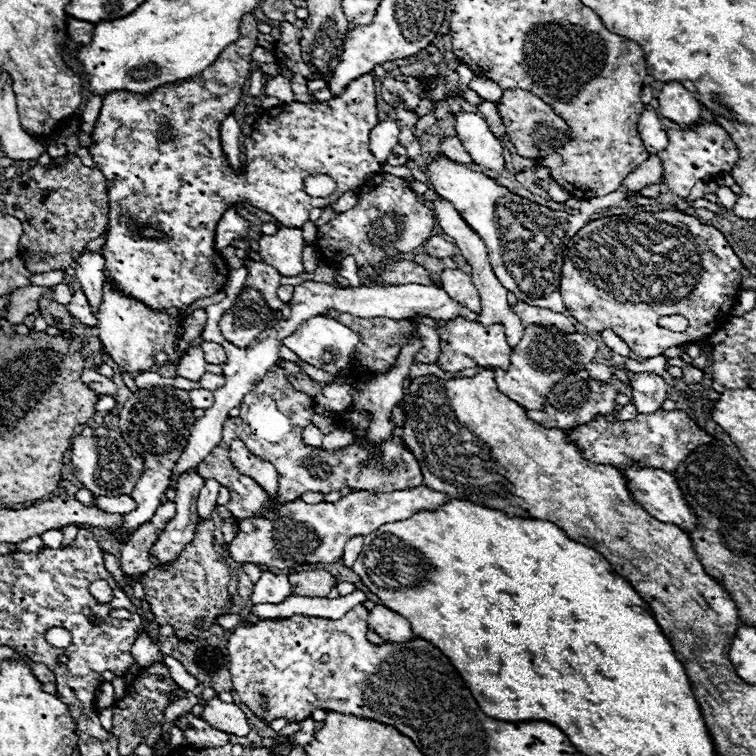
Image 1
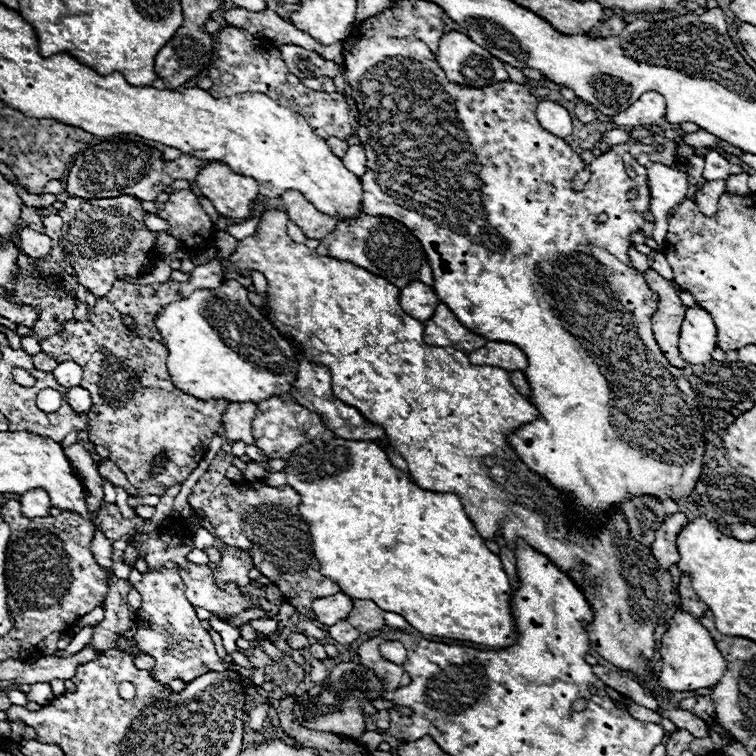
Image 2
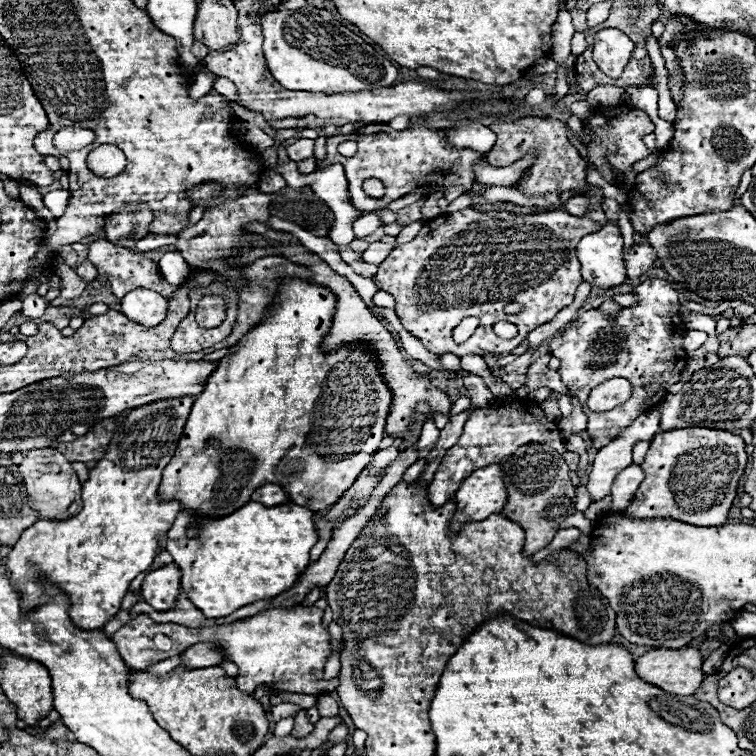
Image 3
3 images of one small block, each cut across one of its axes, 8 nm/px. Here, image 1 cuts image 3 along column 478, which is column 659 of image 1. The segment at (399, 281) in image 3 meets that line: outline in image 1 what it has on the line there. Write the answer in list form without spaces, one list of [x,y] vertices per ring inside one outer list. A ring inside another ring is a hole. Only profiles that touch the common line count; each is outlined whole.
[[[672,210],[618,214],[592,220],[572,236],[566,246],[560,292],[570,316],[588,330],[600,334],[610,328],[632,348],[634,354],[652,358],[660,356],[670,346],[698,342],[724,326],[738,294],[742,292],[742,272],[744,264],[734,254],[724,234],[690,214]],[[670,314],[686,316],[690,320],[690,334],[668,334],[666,330],[658,330],[658,318]]]

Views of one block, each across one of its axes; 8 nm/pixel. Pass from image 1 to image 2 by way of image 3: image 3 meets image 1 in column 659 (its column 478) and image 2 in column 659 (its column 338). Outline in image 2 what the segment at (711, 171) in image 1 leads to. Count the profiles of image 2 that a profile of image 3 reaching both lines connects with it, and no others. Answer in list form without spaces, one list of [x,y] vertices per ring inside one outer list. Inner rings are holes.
[[[386,12],[384,16],[378,16],[372,20],[372,24],[360,24],[354,28],[352,36],[344,40],[344,64],[346,64],[346,82],[354,88],[352,98],[358,106],[358,138],[362,148],[366,150],[366,172],[360,176],[362,182],[362,206],[368,214],[380,214],[380,216],[392,216],[394,220],[402,222],[412,234],[420,240],[430,268],[434,272],[434,292],[436,296],[456,312],[456,318],[472,332],[484,336],[486,340],[500,340],[508,344],[516,344],[526,356],[528,356],[528,368],[524,374],[528,376],[532,384],[532,402],[536,408],[540,408],[542,418],[526,424],[508,437],[510,446],[518,452],[518,456],[534,470],[540,472],[540,476],[548,476],[550,484],[556,484],[560,492],[568,494],[574,502],[576,510],[586,510],[586,514],[604,516],[608,510],[608,504],[622,504],[628,496],[656,496],[658,500],[680,500],[688,498],[692,494],[692,488],[702,472],[702,456],[704,456],[704,422],[698,412],[694,390],[690,388],[688,380],[674,368],[658,348],[658,342],[654,340],[652,332],[652,314],[656,310],[656,298],[654,292],[648,288],[644,274],[640,274],[636,268],[630,266],[628,260],[628,248],[632,246],[630,234],[640,230],[644,224],[644,212],[650,210],[650,186],[646,178],[646,166],[640,166],[638,162],[632,162],[632,166],[626,170],[624,166],[624,154],[630,154],[632,158],[646,152],[650,154],[652,162],[664,164],[674,168],[678,164],[678,144],[666,136],[654,134],[646,128],[632,130],[632,138],[654,138],[652,144],[616,144],[606,154],[592,160],[592,164],[582,162],[582,158],[558,136],[544,130],[540,122],[536,120],[536,106],[538,98],[534,98],[522,84],[516,84],[510,80],[494,84],[492,88],[460,88],[456,84],[450,84],[444,70],[438,66],[434,54],[428,50],[428,46],[422,40],[416,38],[390,38],[386,36]],[[656,146],[664,146],[664,152],[656,152]],[[588,168],[590,180],[584,184],[580,192],[572,190],[572,178],[576,172]],[[628,172],[634,172],[638,178],[632,178]],[[630,188],[636,188],[640,194],[636,200],[628,200],[626,192]],[[598,214],[608,214],[608,222],[596,224]],[[602,278],[602,280],[600,280]],[[604,288],[604,304],[598,302],[598,296]],[[560,306],[560,308],[558,308]],[[596,352],[596,356],[594,356]],[[608,370],[618,370],[618,386],[612,386],[612,382],[606,378]],[[544,418],[544,419],[543,419]]]

